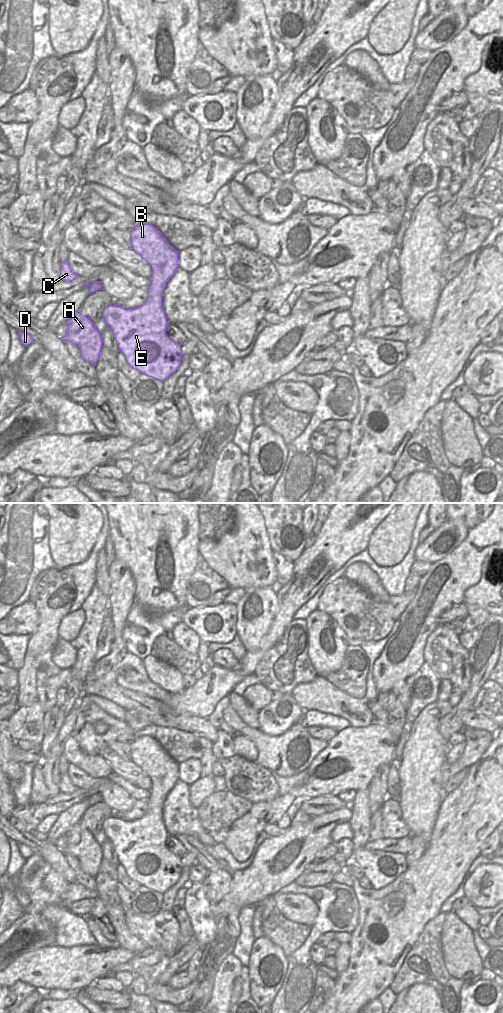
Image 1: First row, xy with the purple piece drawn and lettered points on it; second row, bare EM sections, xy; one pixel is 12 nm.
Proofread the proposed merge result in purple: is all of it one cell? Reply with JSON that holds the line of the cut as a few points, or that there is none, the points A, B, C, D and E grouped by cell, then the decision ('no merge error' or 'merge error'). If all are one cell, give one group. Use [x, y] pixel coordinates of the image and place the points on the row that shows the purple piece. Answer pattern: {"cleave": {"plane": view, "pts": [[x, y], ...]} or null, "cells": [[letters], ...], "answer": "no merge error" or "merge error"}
{"cleave": null, "cells": [["A", "B", "C", "D", "E"]], "answer": "no merge error"}

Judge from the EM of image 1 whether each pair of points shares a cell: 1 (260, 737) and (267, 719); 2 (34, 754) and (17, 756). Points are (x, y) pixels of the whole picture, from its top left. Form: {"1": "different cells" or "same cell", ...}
{"1": "different cells", "2": "same cell"}

